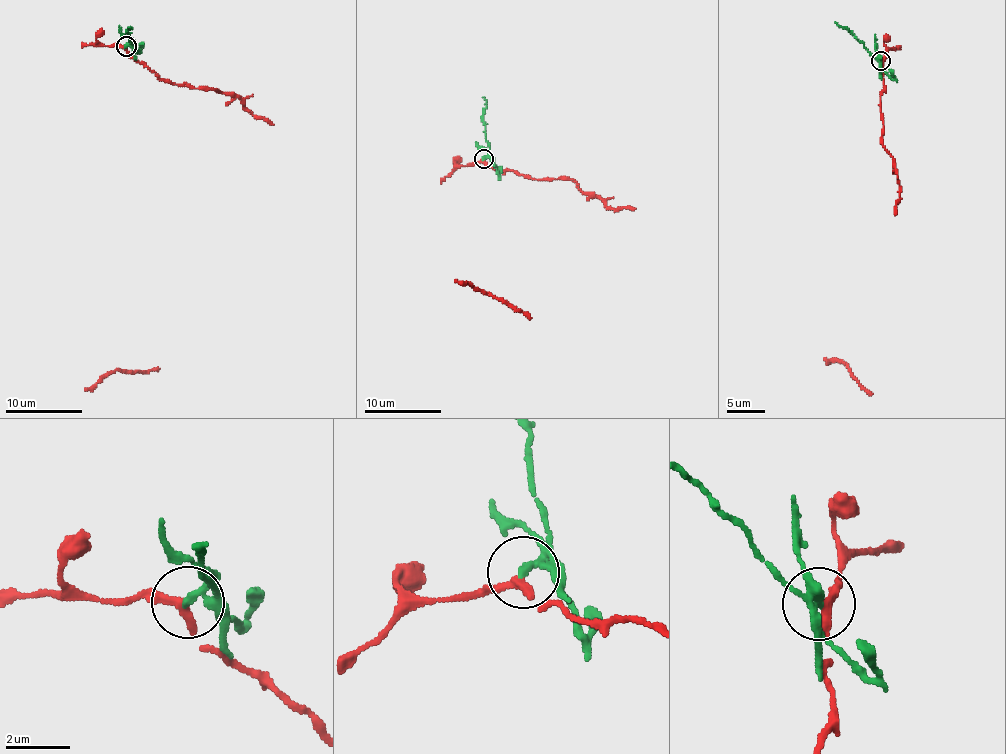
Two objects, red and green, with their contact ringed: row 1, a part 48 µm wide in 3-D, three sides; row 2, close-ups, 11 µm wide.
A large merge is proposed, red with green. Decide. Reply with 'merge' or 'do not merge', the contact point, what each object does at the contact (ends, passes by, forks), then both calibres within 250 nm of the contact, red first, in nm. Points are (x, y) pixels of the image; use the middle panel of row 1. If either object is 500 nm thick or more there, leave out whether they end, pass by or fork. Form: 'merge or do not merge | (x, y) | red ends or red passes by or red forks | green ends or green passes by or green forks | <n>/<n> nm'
do not merge | (484, 159) | red ends | green ends | 320/260 nm

